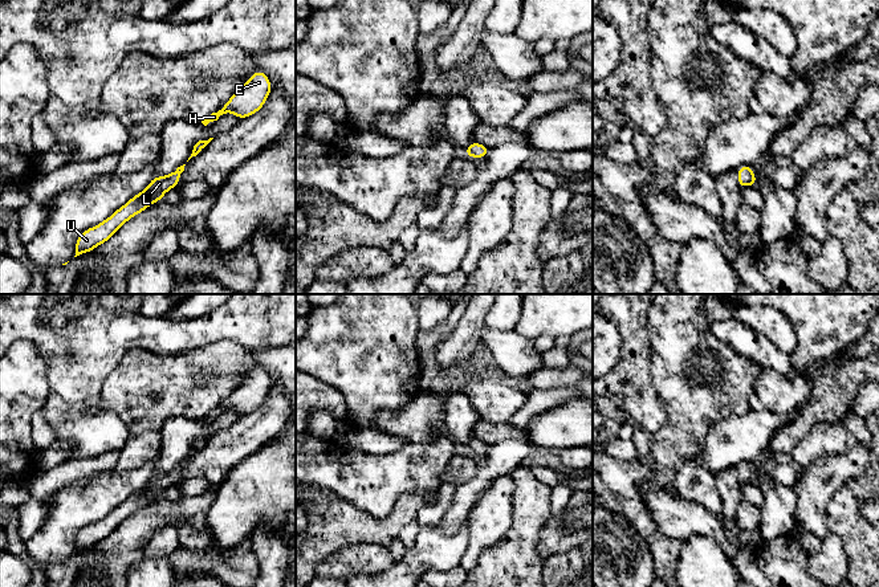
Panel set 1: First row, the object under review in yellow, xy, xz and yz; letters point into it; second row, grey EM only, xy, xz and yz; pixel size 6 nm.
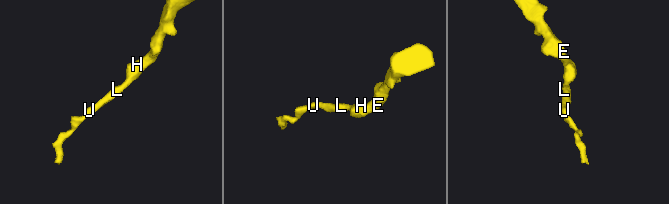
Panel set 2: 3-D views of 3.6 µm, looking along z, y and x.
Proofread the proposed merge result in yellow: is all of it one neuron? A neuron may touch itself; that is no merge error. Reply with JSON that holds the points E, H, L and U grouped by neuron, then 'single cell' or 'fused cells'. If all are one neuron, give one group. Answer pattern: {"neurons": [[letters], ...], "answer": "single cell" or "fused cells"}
{"neurons": [["E", "H", "L", "U"]], "answer": "single cell"}

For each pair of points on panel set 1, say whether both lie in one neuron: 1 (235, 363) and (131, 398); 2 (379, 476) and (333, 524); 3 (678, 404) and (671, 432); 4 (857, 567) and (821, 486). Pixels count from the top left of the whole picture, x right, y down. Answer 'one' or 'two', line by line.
1: one
2: two
3: one
4: two

